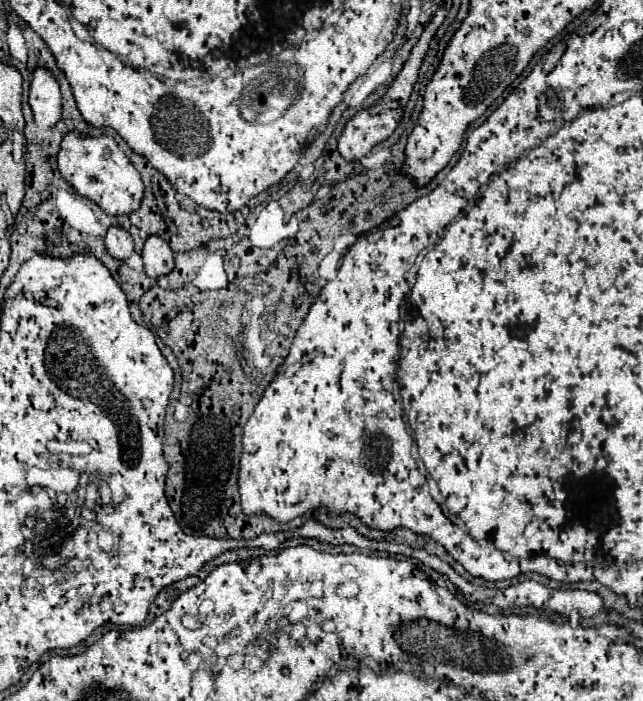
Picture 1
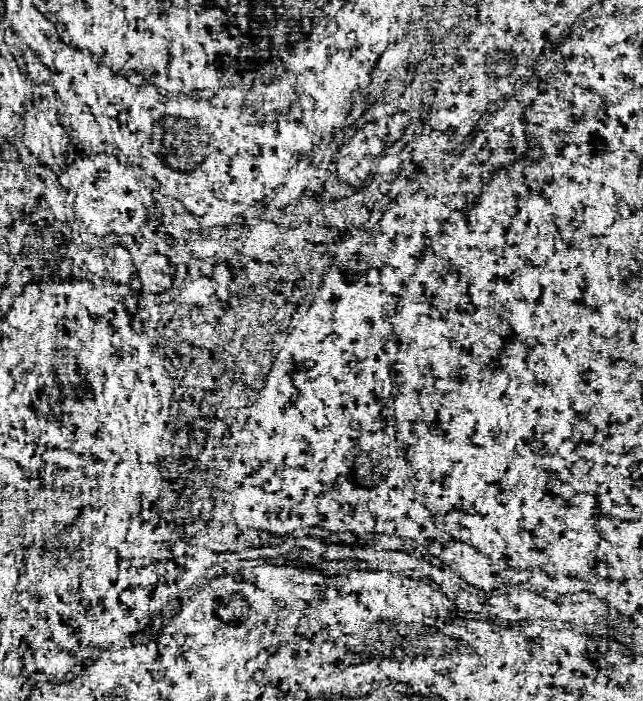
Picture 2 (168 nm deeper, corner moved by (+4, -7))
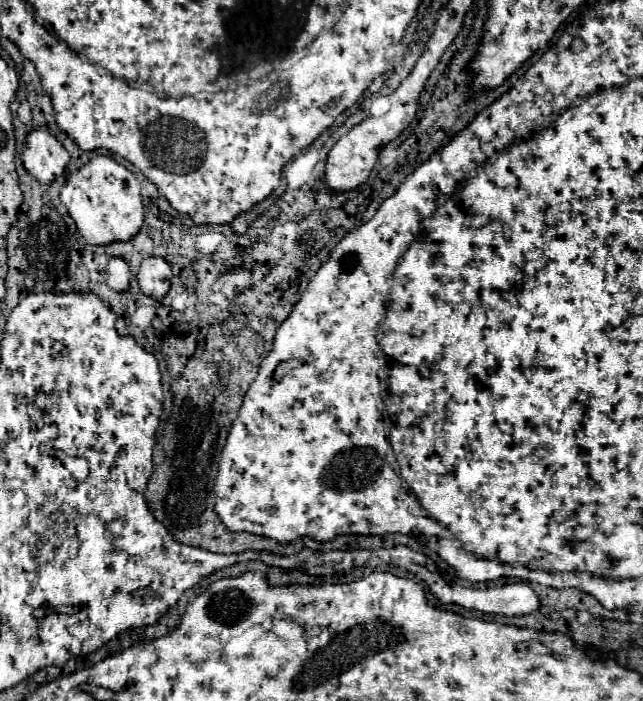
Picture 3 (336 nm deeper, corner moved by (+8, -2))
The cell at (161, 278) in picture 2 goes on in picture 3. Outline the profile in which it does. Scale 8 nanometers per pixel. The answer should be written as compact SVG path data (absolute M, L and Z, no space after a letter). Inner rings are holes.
M146 257L138 269L138 283L144 295L152 299L162 299L172 281L172 269L162 257Z

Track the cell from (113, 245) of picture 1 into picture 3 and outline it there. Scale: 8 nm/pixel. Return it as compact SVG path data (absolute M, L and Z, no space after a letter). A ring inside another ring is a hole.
M112 257L106 269L106 283L108 287L116 289L116 291L124 291L128 289L130 283L130 269L128 263L122 257Z

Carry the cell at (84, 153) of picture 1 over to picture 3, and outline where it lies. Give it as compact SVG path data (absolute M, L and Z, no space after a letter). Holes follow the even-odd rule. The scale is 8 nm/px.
M98 155L68 175L60 201L76 221L78 231L90 245L106 245L112 241L132 239L144 223L144 205L140 199L140 183L130 169L112 157Z

